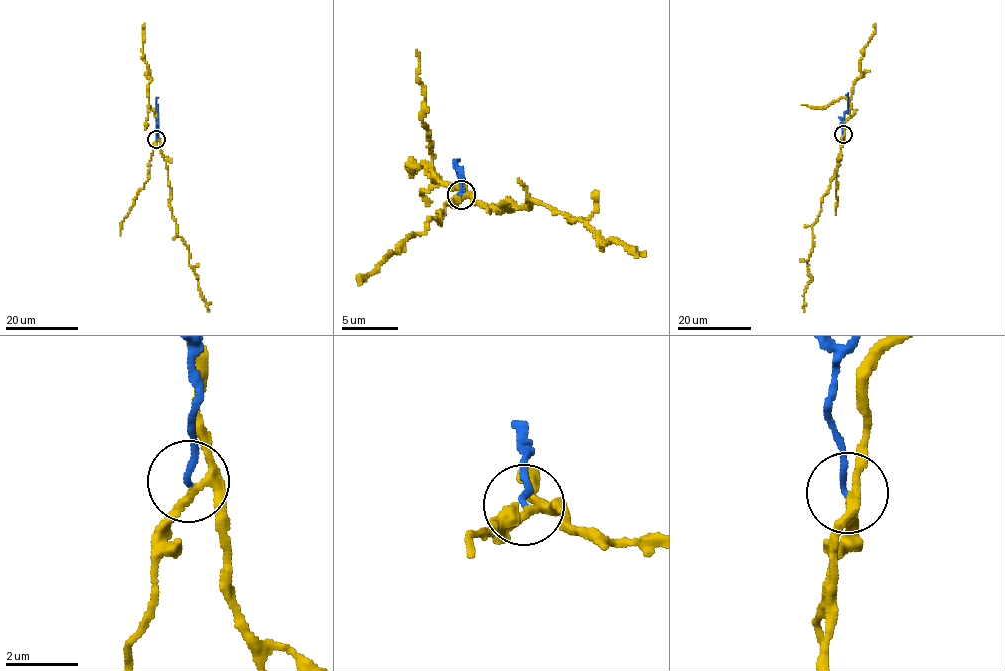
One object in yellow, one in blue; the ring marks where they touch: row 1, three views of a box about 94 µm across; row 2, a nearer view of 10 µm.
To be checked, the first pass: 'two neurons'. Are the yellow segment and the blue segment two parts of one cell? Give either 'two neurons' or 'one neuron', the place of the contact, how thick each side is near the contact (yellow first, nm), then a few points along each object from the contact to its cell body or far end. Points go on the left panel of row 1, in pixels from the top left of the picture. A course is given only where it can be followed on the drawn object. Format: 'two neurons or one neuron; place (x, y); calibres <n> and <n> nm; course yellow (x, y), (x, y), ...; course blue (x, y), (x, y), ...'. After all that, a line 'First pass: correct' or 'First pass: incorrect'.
two neurons; place (156, 139); calibres 220 and 150 nm; course yellow (157, 140), (168, 172), (168, 204), (176, 233), (187, 246), (189, 265), (208, 312); course blue (157, 140), (157, 97)
First pass: correct

